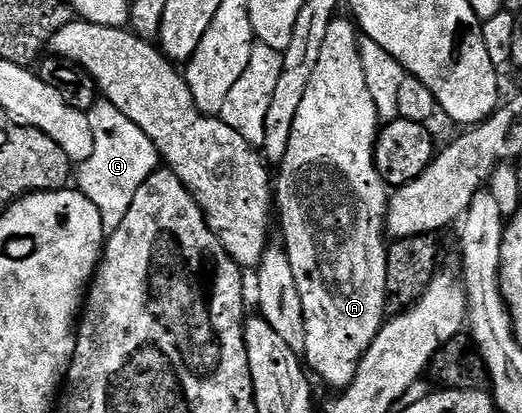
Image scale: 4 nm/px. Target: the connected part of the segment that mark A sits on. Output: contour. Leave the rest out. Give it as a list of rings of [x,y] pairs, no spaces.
[[[342,17],[328,24],[324,52],[320,52],[304,101],[296,111],[288,152],[284,152],[284,160],[277,167],[278,174],[276,170],[276,214],[282,217],[280,242],[292,264],[292,276],[296,276],[300,304],[304,304],[304,362],[338,392],[352,384],[364,352],[368,352],[388,318],[386,205],[391,200],[374,163],[374,141],[380,123],[360,60],[360,34],[349,17]]]

